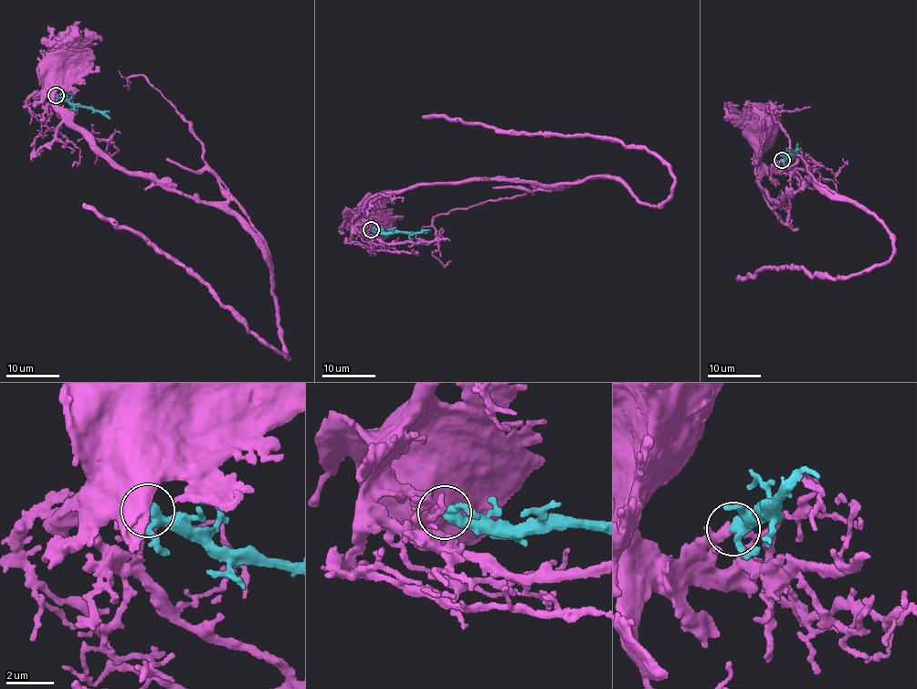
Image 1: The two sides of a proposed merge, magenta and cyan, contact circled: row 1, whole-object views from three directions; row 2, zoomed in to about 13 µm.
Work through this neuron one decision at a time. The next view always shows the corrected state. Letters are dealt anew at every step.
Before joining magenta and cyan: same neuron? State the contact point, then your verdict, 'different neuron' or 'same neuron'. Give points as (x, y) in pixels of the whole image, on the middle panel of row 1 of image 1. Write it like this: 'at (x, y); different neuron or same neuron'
at (371, 229); same neuron

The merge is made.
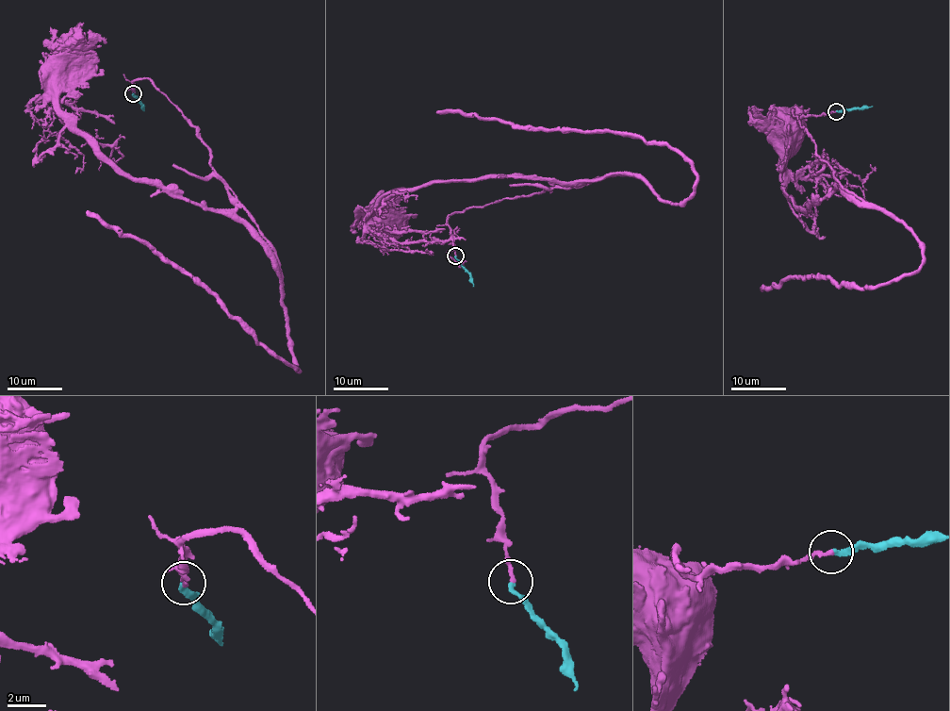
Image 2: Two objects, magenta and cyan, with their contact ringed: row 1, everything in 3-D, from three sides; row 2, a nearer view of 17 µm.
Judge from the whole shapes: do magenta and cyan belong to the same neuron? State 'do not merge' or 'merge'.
merge

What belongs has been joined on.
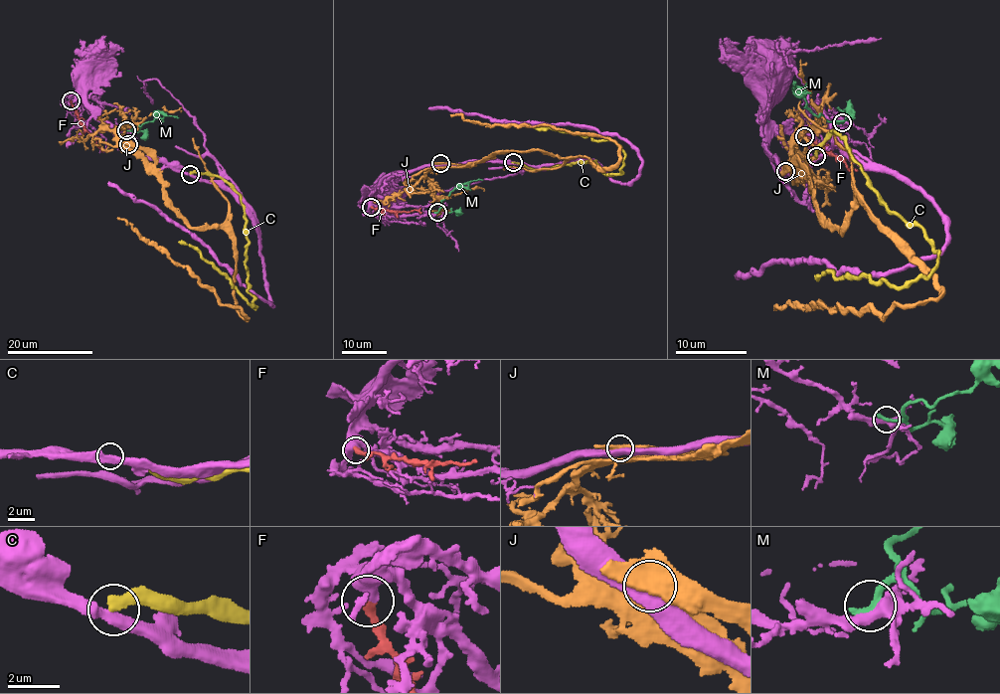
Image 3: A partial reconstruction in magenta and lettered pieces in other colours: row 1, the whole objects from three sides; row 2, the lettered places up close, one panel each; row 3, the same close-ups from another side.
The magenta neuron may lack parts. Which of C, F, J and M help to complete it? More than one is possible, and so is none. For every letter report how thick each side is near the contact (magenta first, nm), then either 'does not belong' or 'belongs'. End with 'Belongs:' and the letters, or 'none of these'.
C: calibres 440 and 360 nm; does not belong
F: calibres 400 and 360 nm; belongs
J: calibres 550 and 320 nm; does not belong
M: calibres 400 and 320 nm; does not belong
Belongs: F

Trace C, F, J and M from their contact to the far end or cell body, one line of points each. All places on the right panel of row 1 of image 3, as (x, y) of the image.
C: (815, 156), (835, 127), (869, 189), (919, 228), (936, 254), (936, 268), (900, 287), (824, 271), (816, 279)
F: (804, 135), (842, 159), (846, 166), (857, 171)
J: (785, 171), (803, 176), (816, 212), (842, 232), (857, 201), (940, 297), (896, 303), (886, 316), (776, 308)
M: (842, 122), (825, 120), (811, 111), (804, 94), (795, 84)

